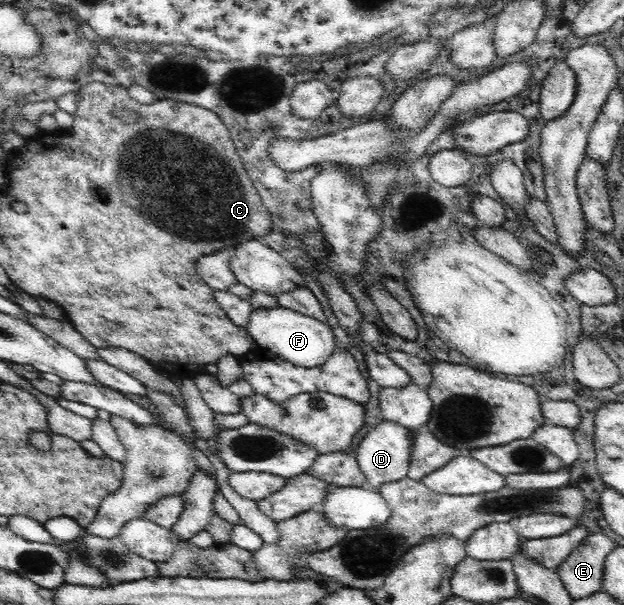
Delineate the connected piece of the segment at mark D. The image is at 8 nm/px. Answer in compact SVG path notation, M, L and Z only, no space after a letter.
M383 419L364 436L364 439L361 439L354 454L360 464L361 472L367 479L369 488L378 490L383 483L397 482L407 476L410 469L414 434L415 430Z

